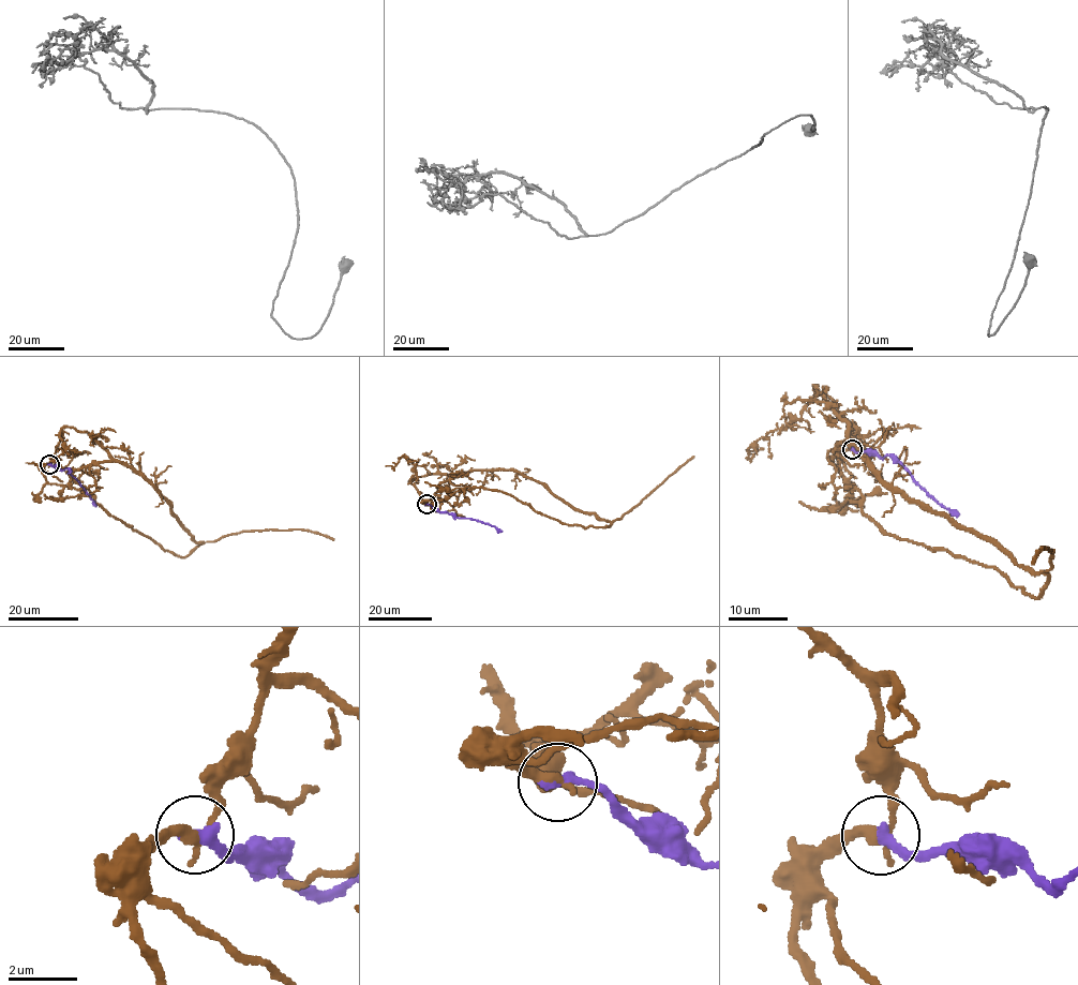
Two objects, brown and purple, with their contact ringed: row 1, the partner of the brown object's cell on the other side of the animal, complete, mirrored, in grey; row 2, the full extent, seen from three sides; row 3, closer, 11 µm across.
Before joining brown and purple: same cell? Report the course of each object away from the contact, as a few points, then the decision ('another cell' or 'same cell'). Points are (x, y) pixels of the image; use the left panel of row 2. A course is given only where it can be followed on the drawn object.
course brown (48, 464), (49, 483), (87, 489), (110, 516), (182, 556), (241, 532), (309, 530), (333, 540); course purple (48, 464), (70, 469), (96, 505); same cell

